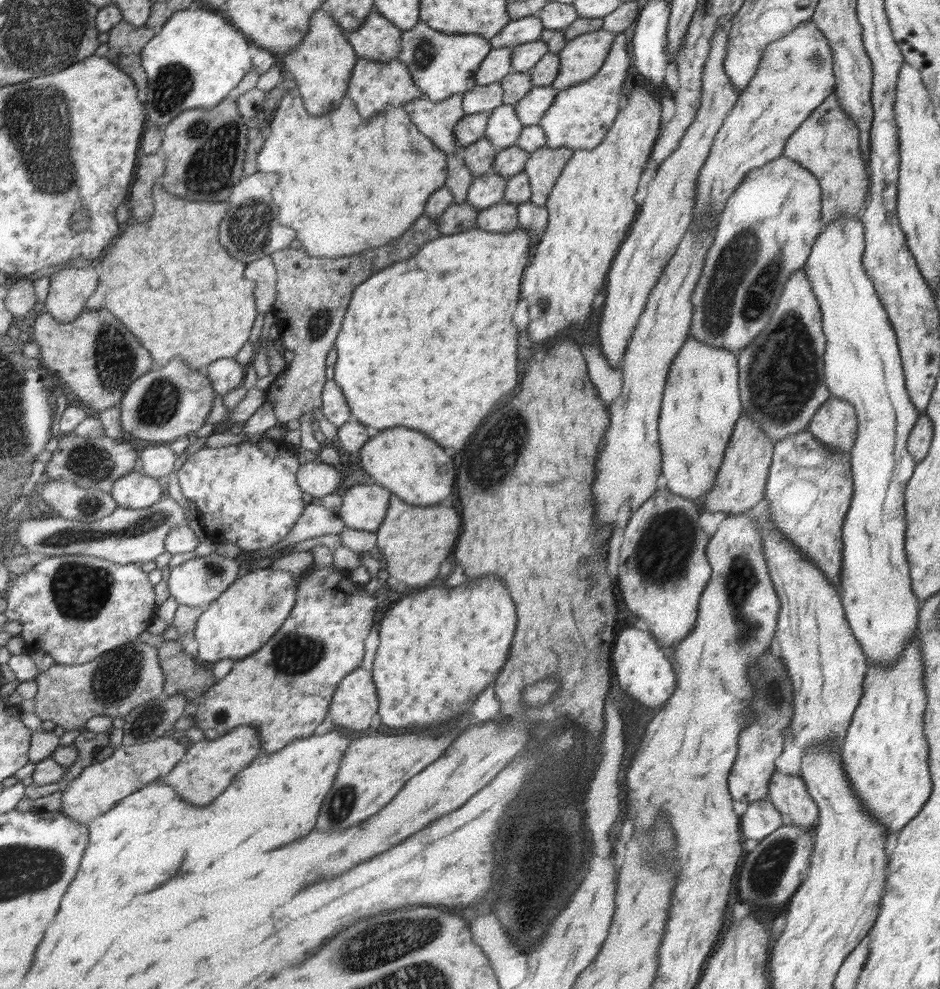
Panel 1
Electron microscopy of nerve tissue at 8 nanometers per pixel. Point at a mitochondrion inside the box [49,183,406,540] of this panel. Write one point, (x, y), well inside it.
(114, 356)

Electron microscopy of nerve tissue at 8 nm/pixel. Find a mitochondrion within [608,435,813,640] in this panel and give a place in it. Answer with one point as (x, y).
(661, 555)

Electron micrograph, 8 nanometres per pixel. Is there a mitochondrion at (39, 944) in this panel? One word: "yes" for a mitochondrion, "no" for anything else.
no

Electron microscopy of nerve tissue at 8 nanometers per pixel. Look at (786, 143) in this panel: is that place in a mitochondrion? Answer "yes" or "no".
no

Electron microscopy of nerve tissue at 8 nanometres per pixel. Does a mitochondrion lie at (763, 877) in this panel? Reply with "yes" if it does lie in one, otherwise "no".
yes

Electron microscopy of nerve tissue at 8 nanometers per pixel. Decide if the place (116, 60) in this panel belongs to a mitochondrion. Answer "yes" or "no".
no

